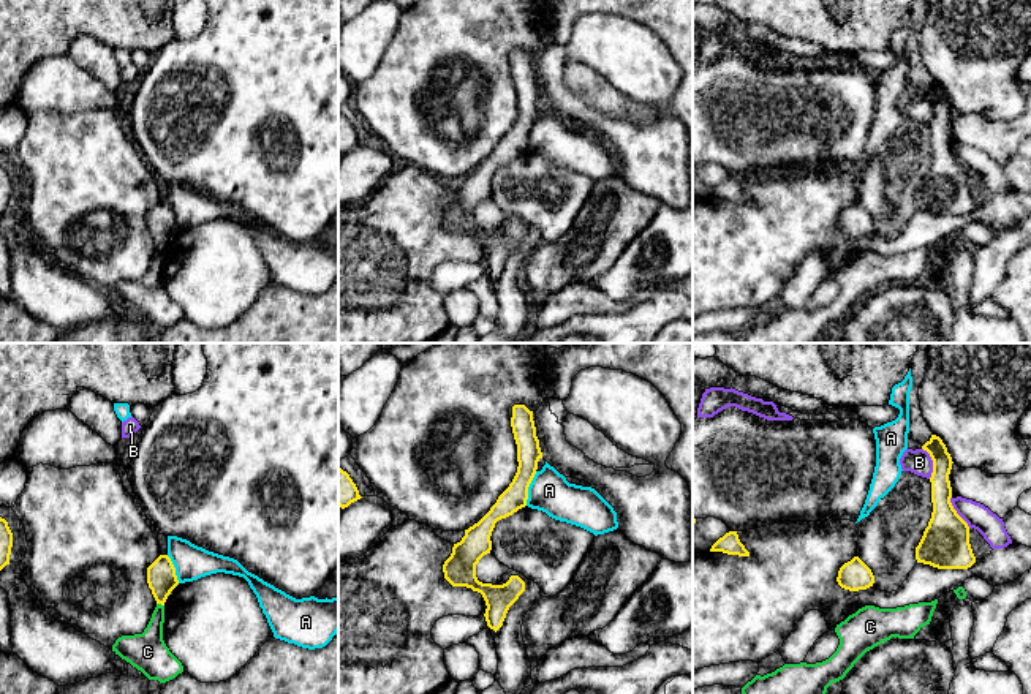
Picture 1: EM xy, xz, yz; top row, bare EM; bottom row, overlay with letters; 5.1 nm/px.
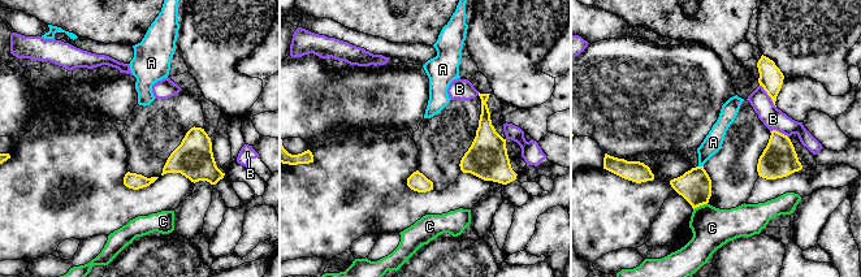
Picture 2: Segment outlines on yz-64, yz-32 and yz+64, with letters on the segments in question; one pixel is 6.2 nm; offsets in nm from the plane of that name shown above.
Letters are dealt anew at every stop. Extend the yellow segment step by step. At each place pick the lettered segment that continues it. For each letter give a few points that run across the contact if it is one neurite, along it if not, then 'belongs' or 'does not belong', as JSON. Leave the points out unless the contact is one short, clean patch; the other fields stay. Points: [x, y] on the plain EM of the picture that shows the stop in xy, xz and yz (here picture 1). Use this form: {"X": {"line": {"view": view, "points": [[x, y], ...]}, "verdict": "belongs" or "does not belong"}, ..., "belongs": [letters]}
{"A": {"line": {"view": "xz", "points": [[536, 117], [528, 133], [525, 150]]}, "verdict": "does not belong"}, "B": {"line": {"view": "yz", "points": [[922, 94], [932, 106], [930, 124]]}, "verdict": "does not belong"}, "C": {"line": {"view": "xy", "points": [[157, 248], [163, 252]]}, "verdict": "does not belong"}, "belongs": []}

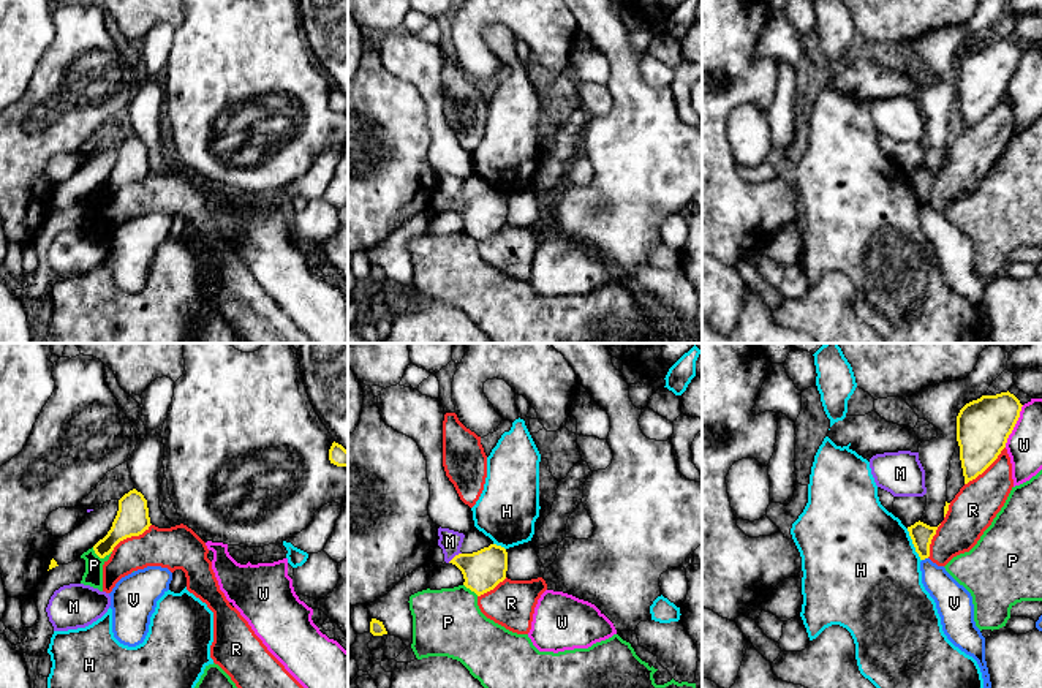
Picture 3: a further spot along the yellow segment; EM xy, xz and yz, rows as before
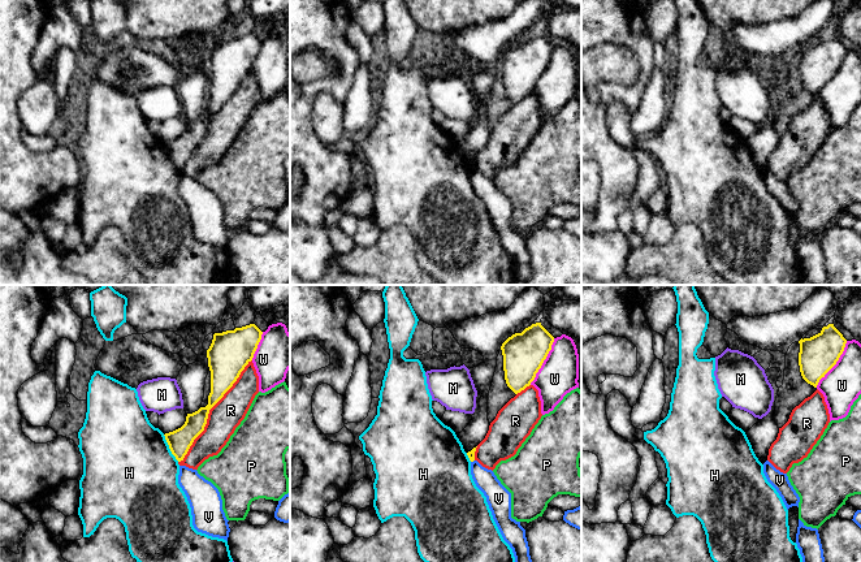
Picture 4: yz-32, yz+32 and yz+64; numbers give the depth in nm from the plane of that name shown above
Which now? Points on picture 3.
{"H": {"line": {"view": "yz", "points": [[906, 174], [921, 206]]}, "verdict": "does not belong"}, "M": {"line": {"view": "xz", "points": [[460, 198], [448, 207]]}, "verdict": "does not belong"}, "P": {"verdict": "does not belong"}, "R": {"verdict": "does not belong"}, "V": {"line": {"view": "yz", "points": [[927, 203], [922, 206]]}, "verdict": "does not belong"}, "W": {"verdict": "does not belong"}, "belongs": []}

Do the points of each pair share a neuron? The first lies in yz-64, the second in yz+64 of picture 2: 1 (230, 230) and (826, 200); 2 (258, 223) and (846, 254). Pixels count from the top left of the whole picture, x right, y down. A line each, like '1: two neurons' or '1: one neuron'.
1: one neuron
2: one neuron

